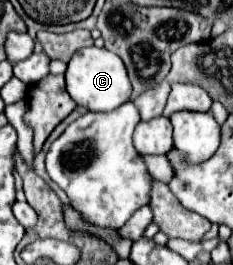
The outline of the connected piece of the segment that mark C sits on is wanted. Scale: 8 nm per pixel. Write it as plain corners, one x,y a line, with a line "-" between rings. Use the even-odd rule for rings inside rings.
84,48
78,50
68,62
66,70
66,90
78,106
88,108
90,112
110,112
130,100
132,84
126,74
124,62
106,48

